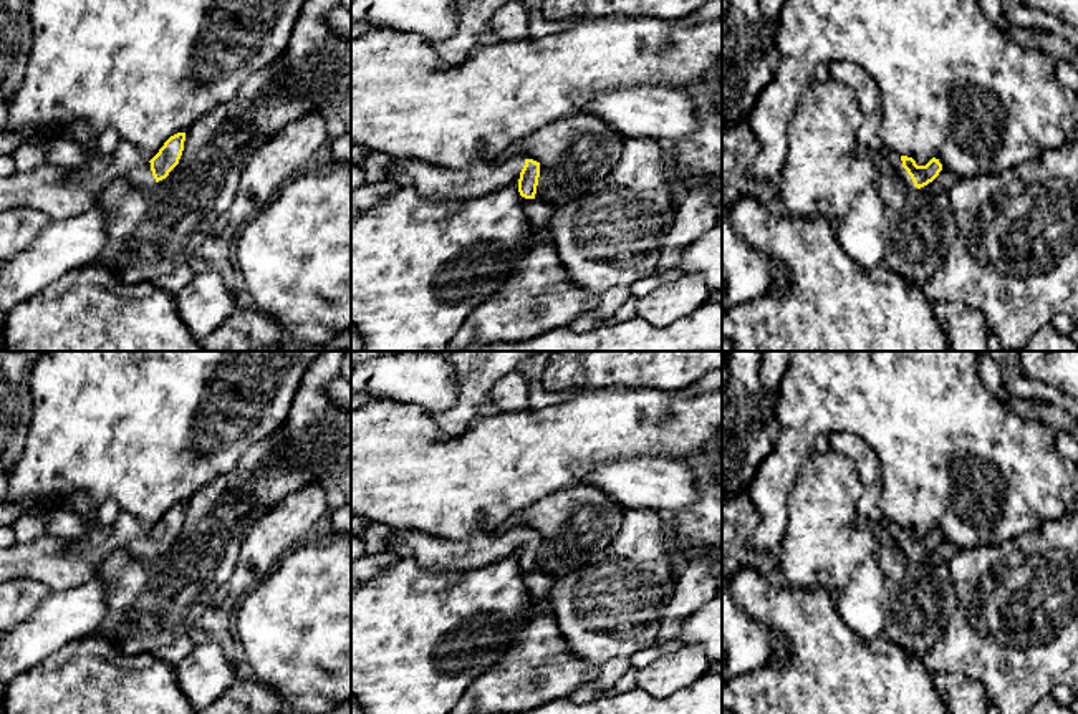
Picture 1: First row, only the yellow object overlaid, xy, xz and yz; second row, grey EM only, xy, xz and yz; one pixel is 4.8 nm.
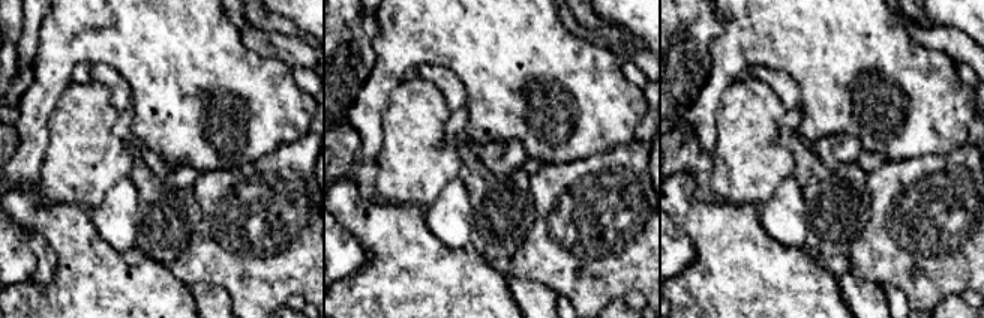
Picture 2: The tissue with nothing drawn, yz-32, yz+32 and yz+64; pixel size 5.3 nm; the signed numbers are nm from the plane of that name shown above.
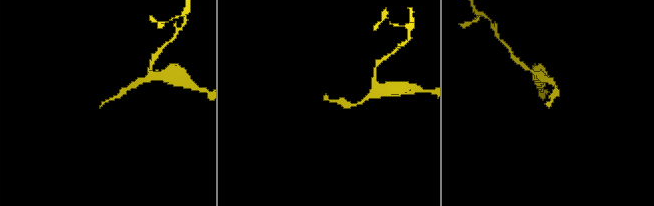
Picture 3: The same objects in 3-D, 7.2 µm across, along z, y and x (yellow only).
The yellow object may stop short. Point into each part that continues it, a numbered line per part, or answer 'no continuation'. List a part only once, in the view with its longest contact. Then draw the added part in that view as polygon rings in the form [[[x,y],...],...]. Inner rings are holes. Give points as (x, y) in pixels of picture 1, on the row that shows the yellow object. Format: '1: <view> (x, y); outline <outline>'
1: yz (895, 158); outline [[[888,151],[888,156],[893,162],[893,166],[899,171],[899,174],[902,176],[902,179],[911,186],[911,187],[916,187],[911,176],[907,174],[907,171],[902,167],[902,161],[901,161],[901,156],[896,154],[894,151]]]

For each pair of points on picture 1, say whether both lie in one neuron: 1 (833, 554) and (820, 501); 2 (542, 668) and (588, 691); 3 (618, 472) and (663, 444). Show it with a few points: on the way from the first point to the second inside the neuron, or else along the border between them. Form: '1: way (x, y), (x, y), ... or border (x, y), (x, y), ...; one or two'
1: way (825, 540), (822, 514); one
2: border (593, 681), (578, 686), (567, 696); two
3: border (674, 458), (628, 456), (606, 463); two

